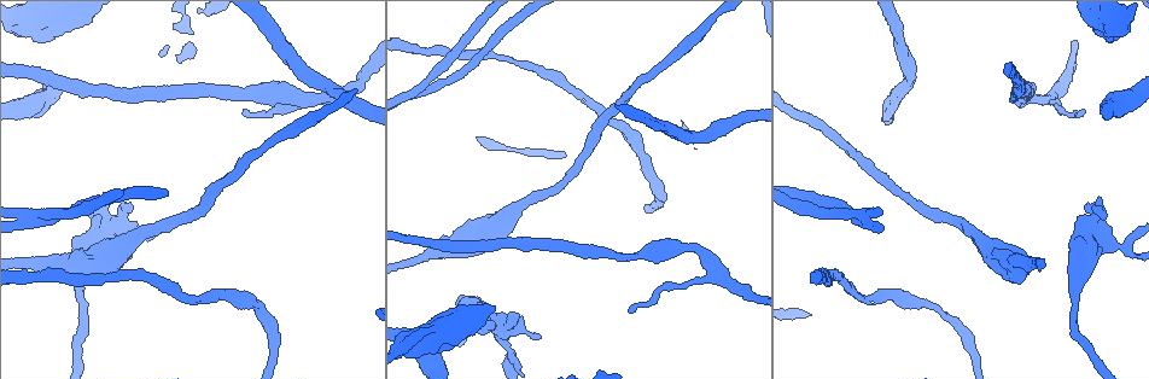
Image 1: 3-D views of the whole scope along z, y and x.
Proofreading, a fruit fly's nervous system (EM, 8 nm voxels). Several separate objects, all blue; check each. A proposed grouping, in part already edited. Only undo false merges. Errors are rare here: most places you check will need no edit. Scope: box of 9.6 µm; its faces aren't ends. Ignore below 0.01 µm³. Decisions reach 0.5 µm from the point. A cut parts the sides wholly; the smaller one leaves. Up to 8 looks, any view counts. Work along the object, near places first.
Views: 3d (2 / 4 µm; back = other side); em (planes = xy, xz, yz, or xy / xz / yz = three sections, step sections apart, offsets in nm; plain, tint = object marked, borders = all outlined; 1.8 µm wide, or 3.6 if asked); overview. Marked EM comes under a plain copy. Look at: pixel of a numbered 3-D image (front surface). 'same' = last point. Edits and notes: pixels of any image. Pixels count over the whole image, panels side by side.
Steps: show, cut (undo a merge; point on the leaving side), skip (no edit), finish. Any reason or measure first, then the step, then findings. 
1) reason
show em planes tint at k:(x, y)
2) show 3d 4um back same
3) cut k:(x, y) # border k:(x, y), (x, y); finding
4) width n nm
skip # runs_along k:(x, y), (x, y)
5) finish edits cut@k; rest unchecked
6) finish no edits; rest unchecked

calibre changes
show 3d 4um at 1:(35, 28)

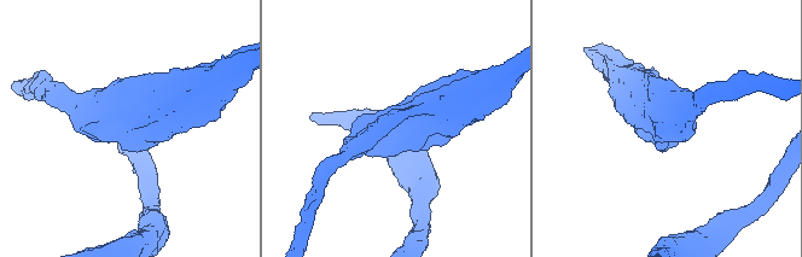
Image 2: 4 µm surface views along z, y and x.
now the EM
show em 3.6um planes tint at 2:(657, 124)

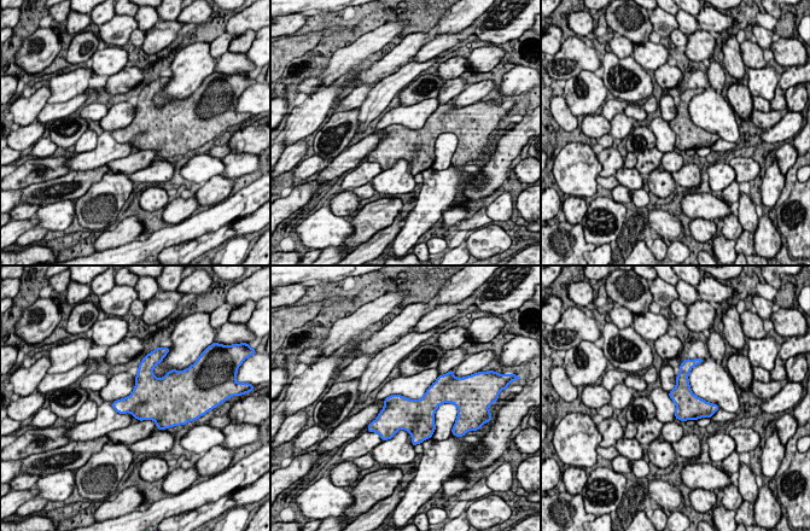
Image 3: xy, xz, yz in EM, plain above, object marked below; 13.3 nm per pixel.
skip # all the same neuron

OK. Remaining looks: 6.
sharp bend
show em planes tint at 1:(114, 221)

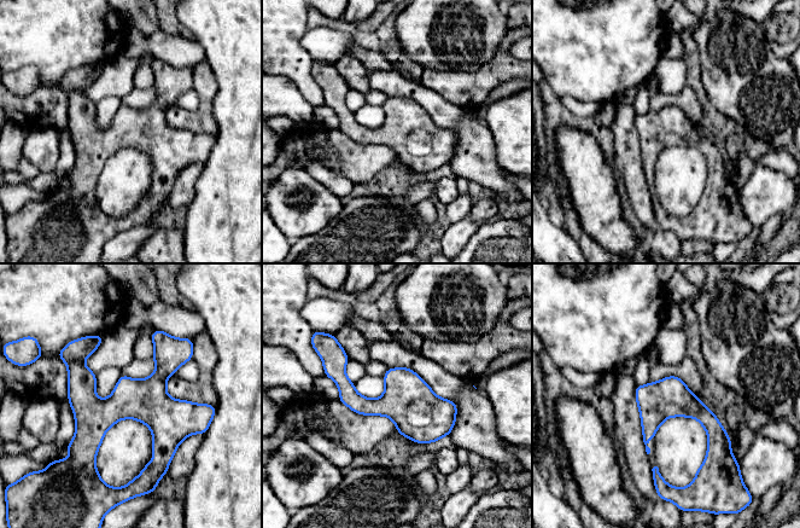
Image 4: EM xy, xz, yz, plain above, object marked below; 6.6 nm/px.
width 260 nm
skip # runs_along 4:(68, 358), (100, 406), (198, 412); one neuron here

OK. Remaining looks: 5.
thin neck
show em planes tint at 1:(577, 91)

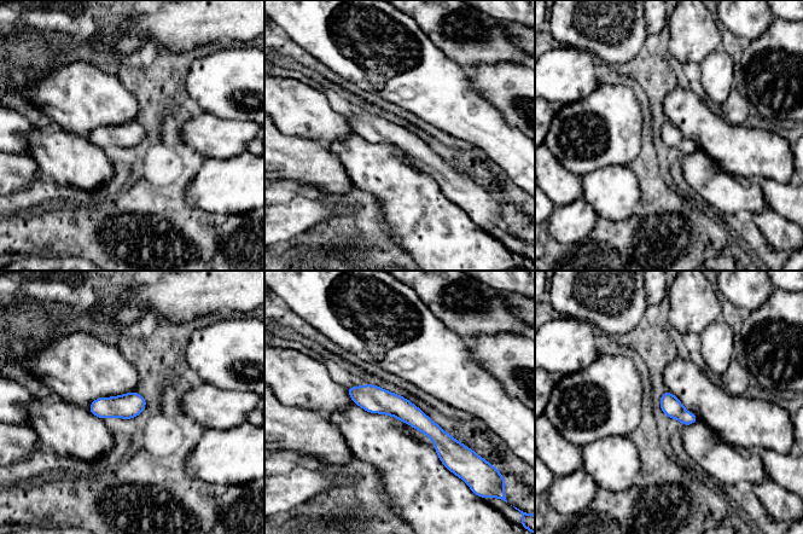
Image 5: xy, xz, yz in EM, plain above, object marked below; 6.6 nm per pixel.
skip # runs_along 5:(350, 390), (402, 408), (455, 452); all the same neuron

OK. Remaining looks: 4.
finish no edits; rest unchecked

